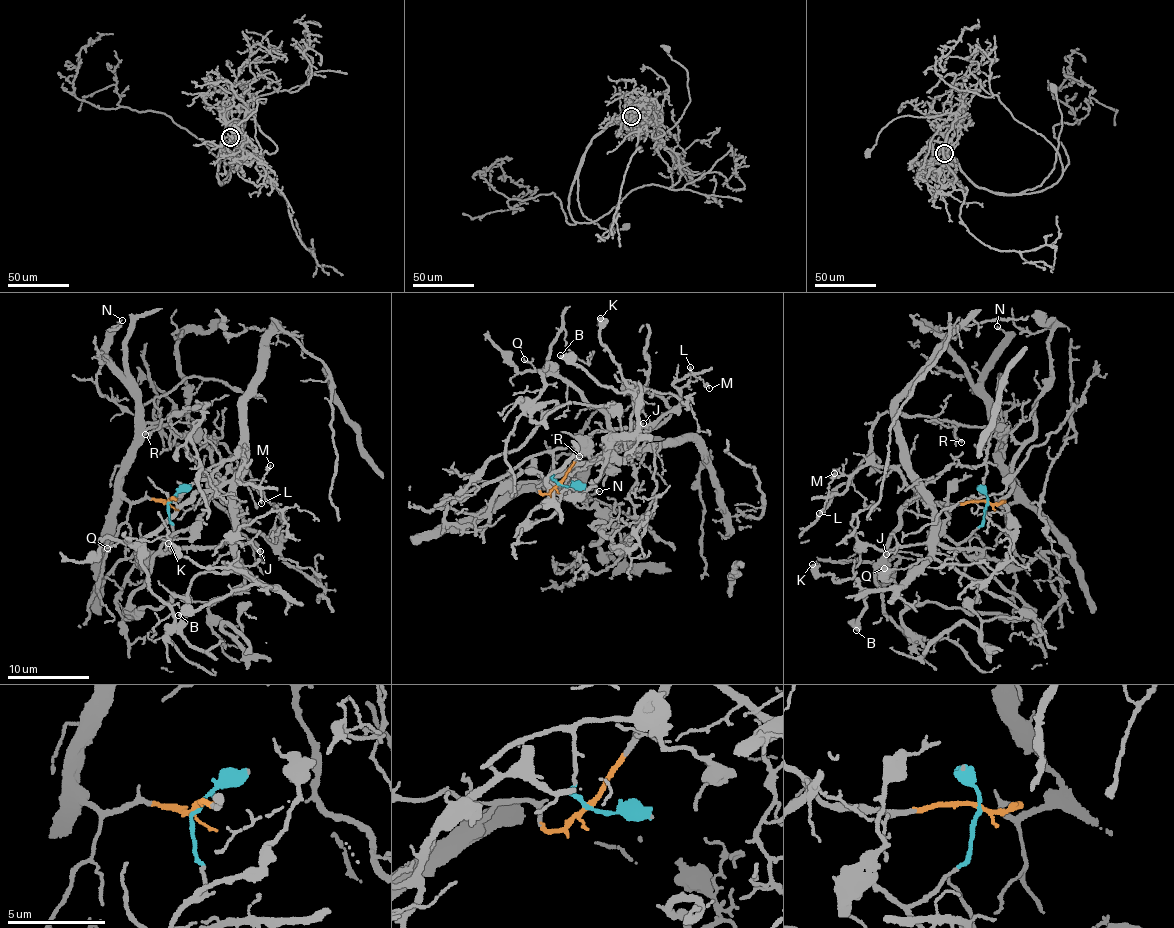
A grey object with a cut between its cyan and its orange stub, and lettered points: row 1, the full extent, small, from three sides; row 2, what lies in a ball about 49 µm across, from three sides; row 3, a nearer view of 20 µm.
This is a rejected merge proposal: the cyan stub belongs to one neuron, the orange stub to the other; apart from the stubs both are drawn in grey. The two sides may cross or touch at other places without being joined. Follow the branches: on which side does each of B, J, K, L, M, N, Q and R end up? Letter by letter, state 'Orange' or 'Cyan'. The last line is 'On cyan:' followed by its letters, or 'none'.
B: Cyan
J: Cyan
K: Cyan
L: Orange
M: Orange
N: Orange
Q: Cyan
R: Orange
On cyan: B, J, K, Q

